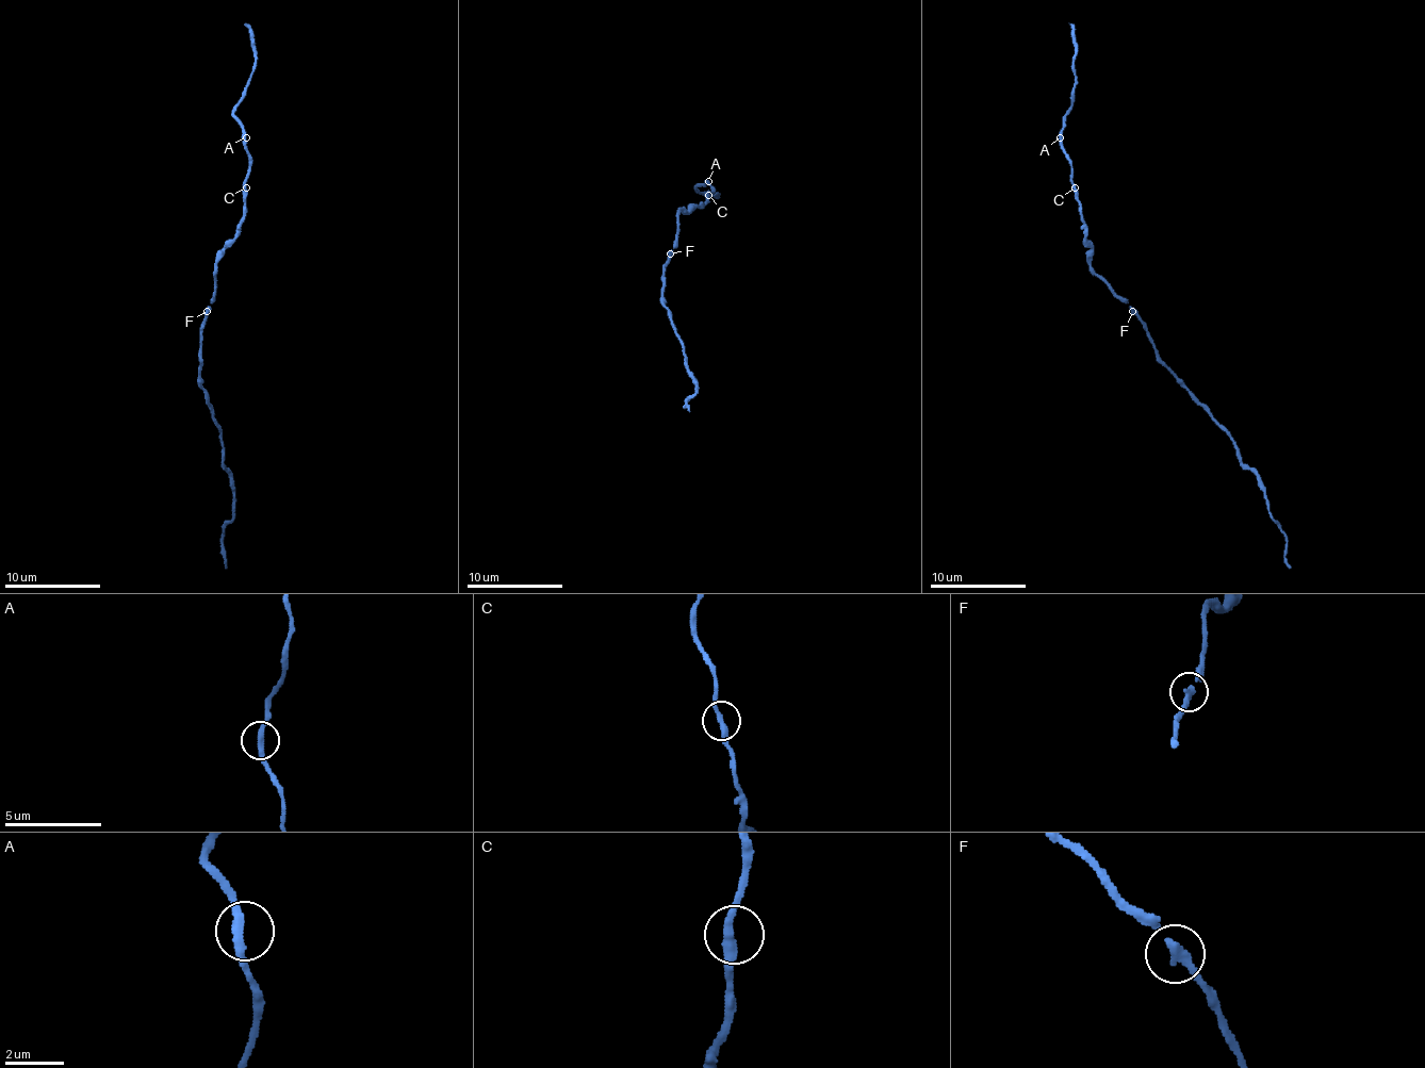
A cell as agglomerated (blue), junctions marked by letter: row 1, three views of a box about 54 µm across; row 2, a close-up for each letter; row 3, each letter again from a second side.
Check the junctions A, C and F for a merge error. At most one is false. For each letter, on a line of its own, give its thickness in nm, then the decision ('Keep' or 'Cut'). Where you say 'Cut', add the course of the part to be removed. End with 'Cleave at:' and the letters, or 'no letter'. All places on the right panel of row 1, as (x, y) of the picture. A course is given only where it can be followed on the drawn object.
A: Thickness 300 nm. Keep
C: Thickness 320 nm. Keep
F: Thickness 300 nm. Keep
Cleave at: no letter

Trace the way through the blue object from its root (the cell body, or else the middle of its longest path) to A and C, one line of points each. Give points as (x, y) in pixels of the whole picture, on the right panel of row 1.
A: (1129, 307), (1091, 266), (1091, 243), (1079, 214), (1071, 161), (1060, 137)
C: (1129, 307), (1091, 266), (1091, 243), (1086, 237), (1086, 226), (1079, 214), (1075, 187)

